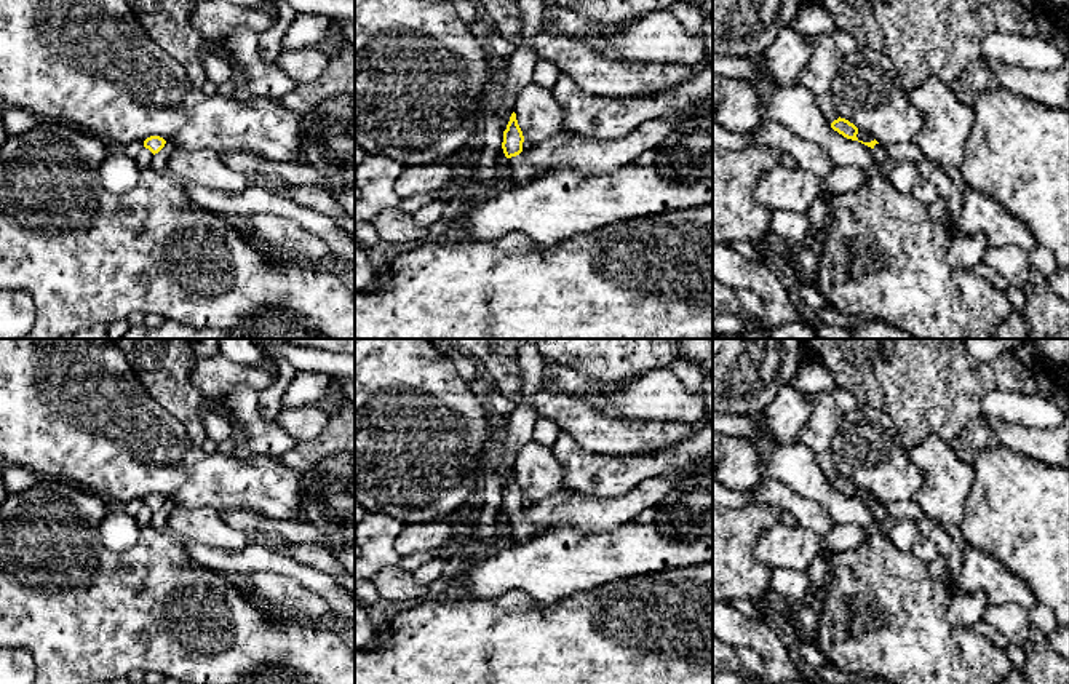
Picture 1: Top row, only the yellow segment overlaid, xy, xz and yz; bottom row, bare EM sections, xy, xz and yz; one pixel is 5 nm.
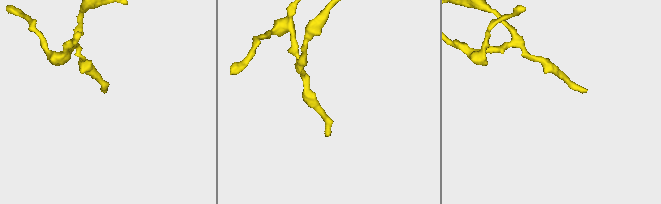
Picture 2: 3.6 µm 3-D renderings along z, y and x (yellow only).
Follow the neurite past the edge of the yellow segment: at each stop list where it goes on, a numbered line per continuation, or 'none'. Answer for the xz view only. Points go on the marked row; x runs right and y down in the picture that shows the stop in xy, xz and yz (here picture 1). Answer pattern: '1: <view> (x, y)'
1: xz (521, 171)

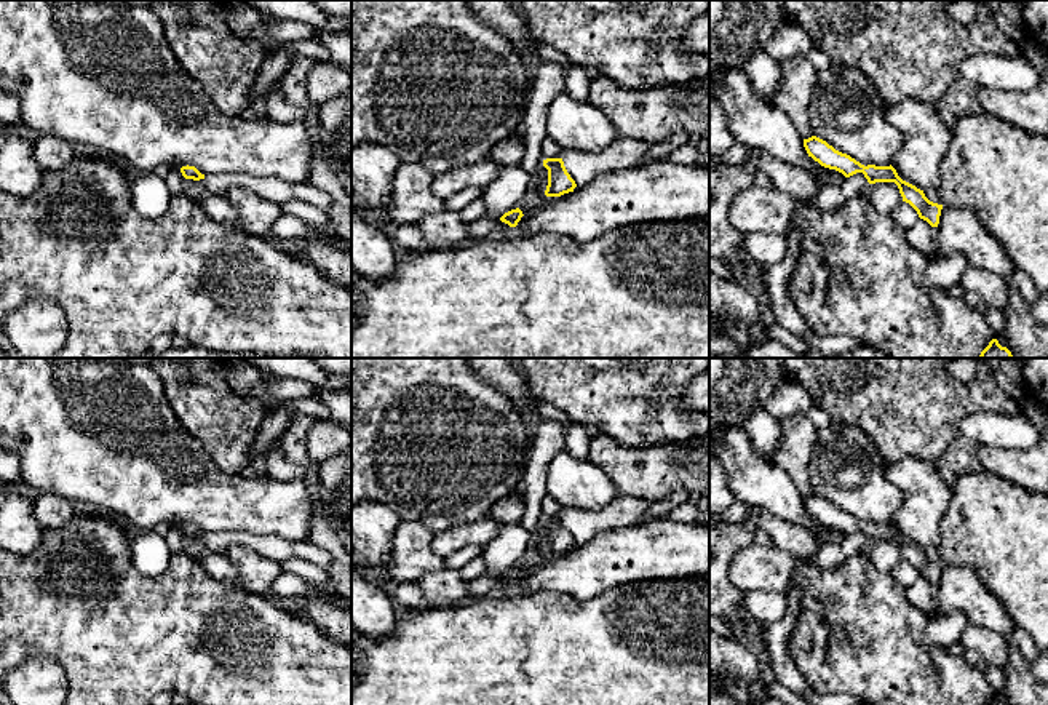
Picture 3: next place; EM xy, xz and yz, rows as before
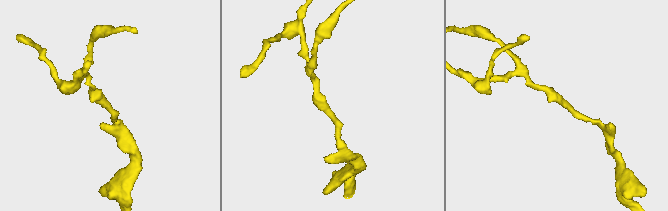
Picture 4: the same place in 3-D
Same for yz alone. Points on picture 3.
none

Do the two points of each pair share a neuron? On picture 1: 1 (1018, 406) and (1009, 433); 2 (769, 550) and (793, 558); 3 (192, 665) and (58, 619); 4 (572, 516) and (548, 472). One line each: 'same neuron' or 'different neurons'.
1: different neurons
2: same neuron
3: same neuron
4: different neurons

